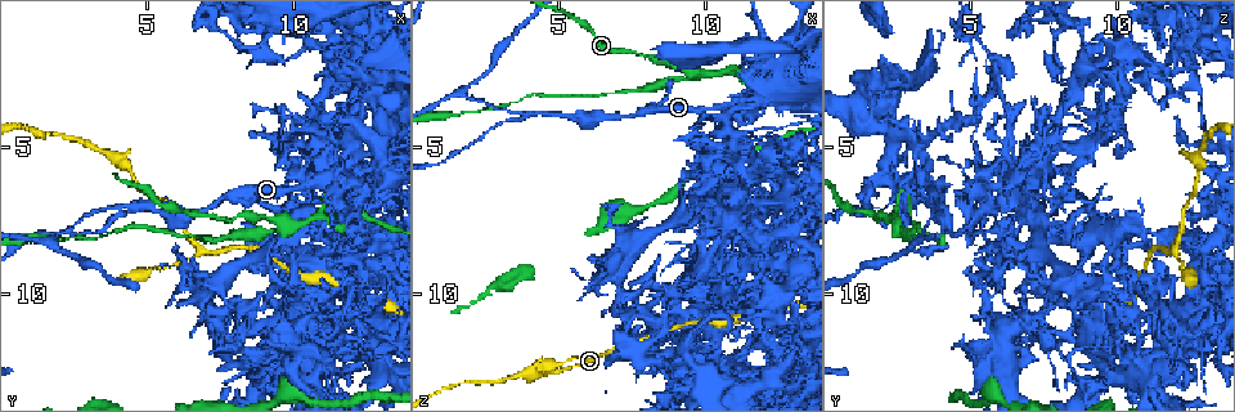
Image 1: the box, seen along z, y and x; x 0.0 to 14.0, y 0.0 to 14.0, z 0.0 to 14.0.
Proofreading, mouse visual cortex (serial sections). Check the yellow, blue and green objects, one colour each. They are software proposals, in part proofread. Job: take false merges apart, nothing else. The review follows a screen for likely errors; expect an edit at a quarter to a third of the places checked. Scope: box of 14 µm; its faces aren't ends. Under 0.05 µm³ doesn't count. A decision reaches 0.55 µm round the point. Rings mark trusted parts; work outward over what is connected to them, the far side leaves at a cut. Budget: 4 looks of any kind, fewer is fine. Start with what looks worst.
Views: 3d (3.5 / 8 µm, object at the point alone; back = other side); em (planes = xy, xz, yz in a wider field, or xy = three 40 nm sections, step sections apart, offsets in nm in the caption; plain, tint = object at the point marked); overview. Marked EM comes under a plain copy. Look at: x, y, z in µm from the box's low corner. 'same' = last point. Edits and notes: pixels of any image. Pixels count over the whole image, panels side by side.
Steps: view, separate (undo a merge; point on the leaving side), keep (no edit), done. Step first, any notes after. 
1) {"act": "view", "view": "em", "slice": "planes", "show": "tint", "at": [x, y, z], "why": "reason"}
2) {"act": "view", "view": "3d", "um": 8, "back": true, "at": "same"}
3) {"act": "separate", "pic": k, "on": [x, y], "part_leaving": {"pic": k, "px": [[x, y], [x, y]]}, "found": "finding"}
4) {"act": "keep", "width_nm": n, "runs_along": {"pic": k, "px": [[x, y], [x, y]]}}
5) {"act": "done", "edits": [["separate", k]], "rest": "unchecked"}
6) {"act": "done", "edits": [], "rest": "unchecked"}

{"act": "view", "view": "3d", "um": 3.5, "at": [9.5, 7.7, 2.5]}

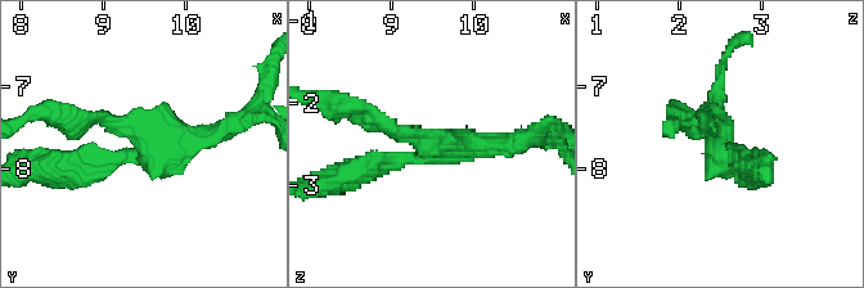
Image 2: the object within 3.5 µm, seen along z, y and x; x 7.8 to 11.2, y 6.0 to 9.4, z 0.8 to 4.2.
{"act": "view", "view": "em", "slice": "xy", "step": 5, "show": "tint", "at": [9.60, 7.65, 2.50], "arms": 3, "arm_widths_nm": [150, 250, 250]}

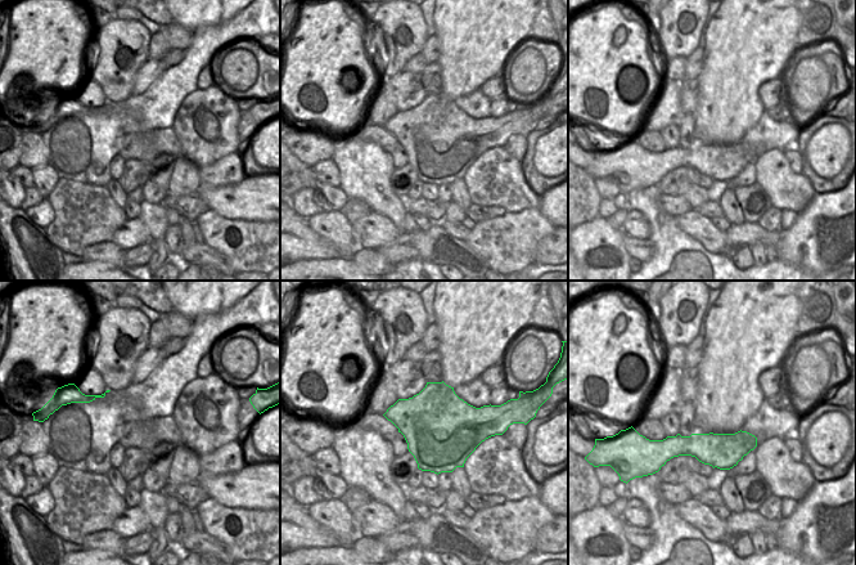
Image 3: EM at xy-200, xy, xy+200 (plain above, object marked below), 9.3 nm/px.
{"act": "separate", "pic": 2, "on": [381, 157], "part_leaving": {"pic": 2, "px": [[426, 160], [395, 160], [323, 183]]}, "found": "a second cell is stuck on"}

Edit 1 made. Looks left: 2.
{"act": "view", "view": "3d", "um": 3.5, "at": [12.1, 4.9, 3.3], "why": "abrupt turn"}

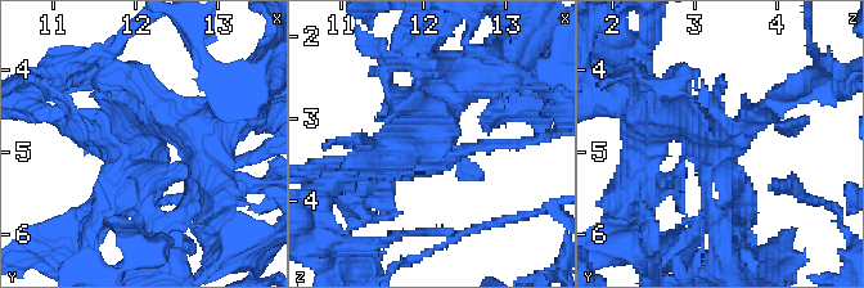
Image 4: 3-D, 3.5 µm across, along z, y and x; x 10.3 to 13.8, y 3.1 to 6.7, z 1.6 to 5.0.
{"act": "separate", "pic": 4, "on": [140, 149], "part_leaving": {"pic": 4, "px": [[327, 180], [417, 166]]}, "found": "two cells meet here"}

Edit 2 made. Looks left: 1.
{"act": "done", "edits": [["separate", 2], ["separate", 4]], "rest": "unchecked"}

